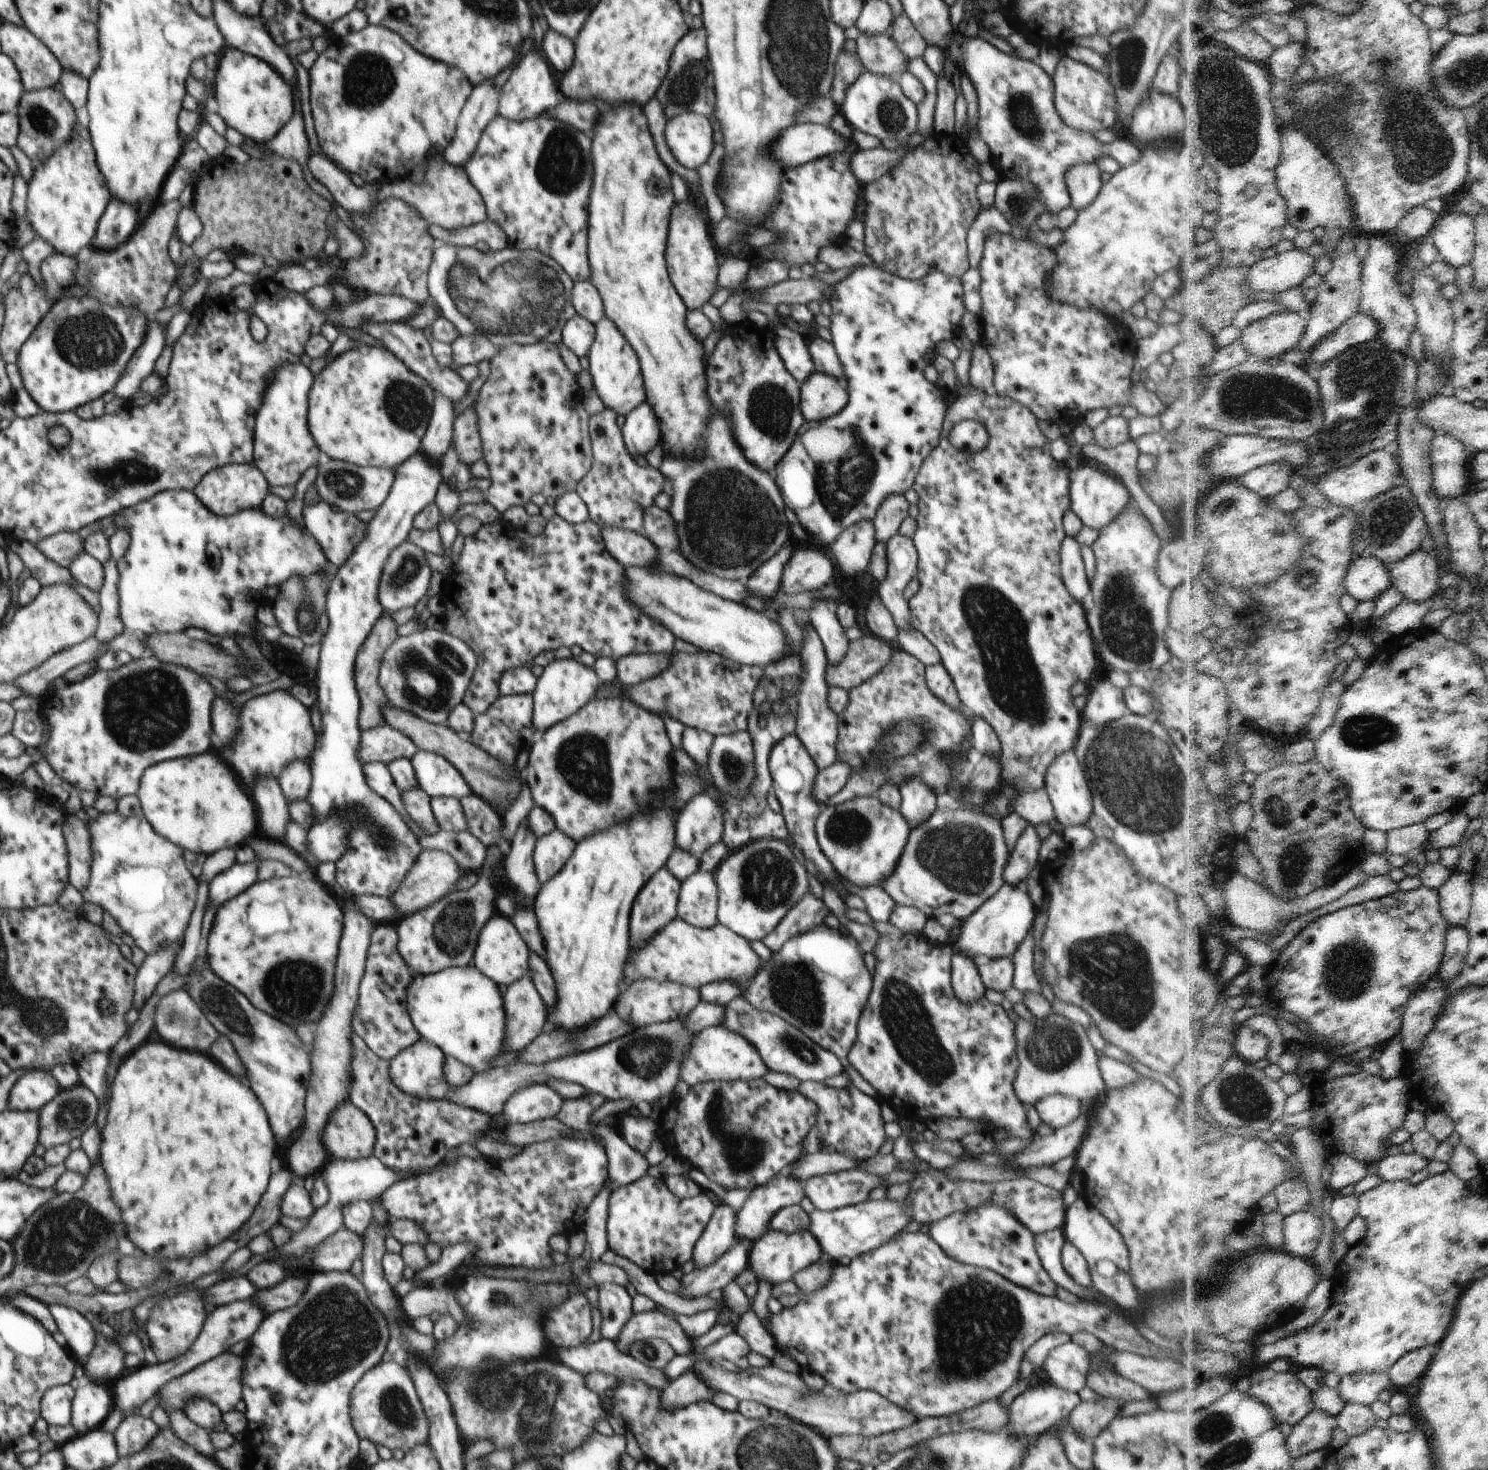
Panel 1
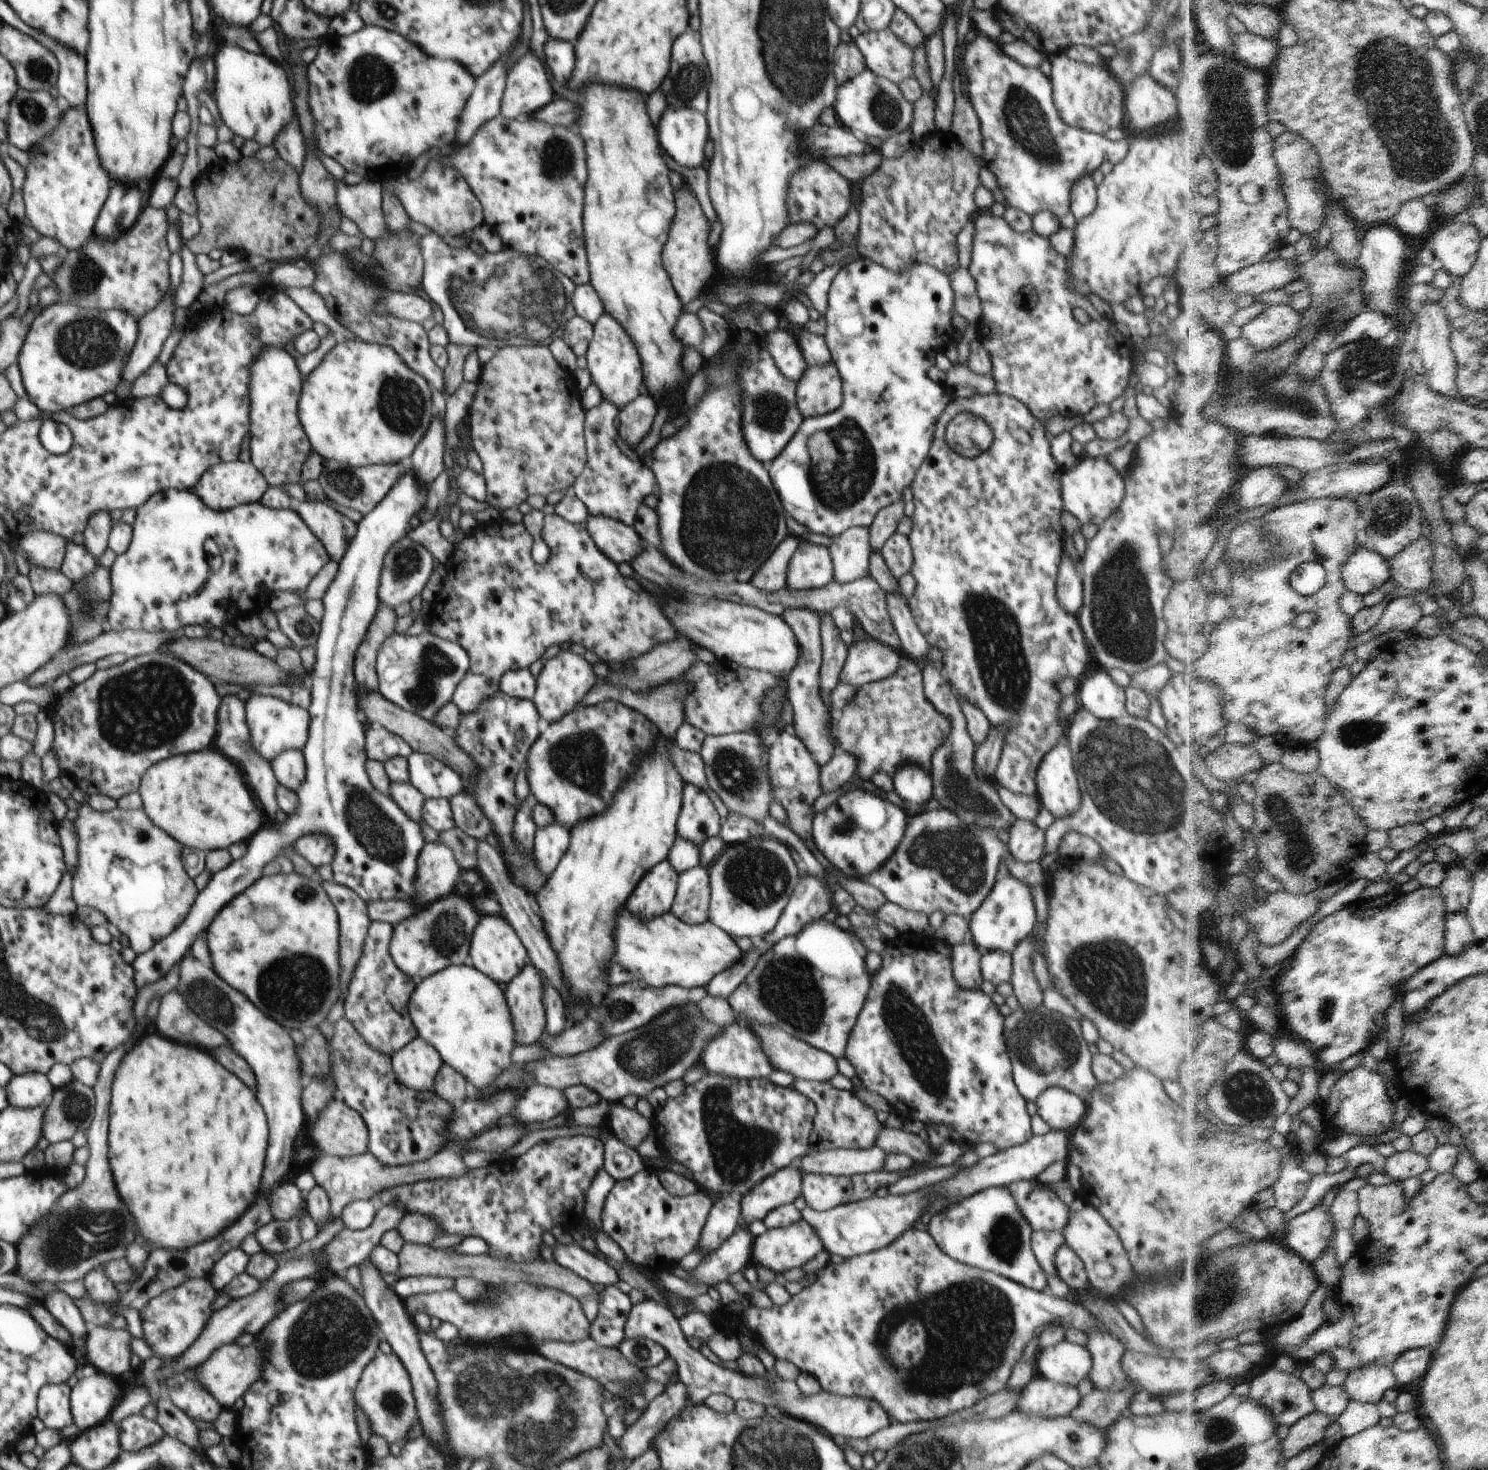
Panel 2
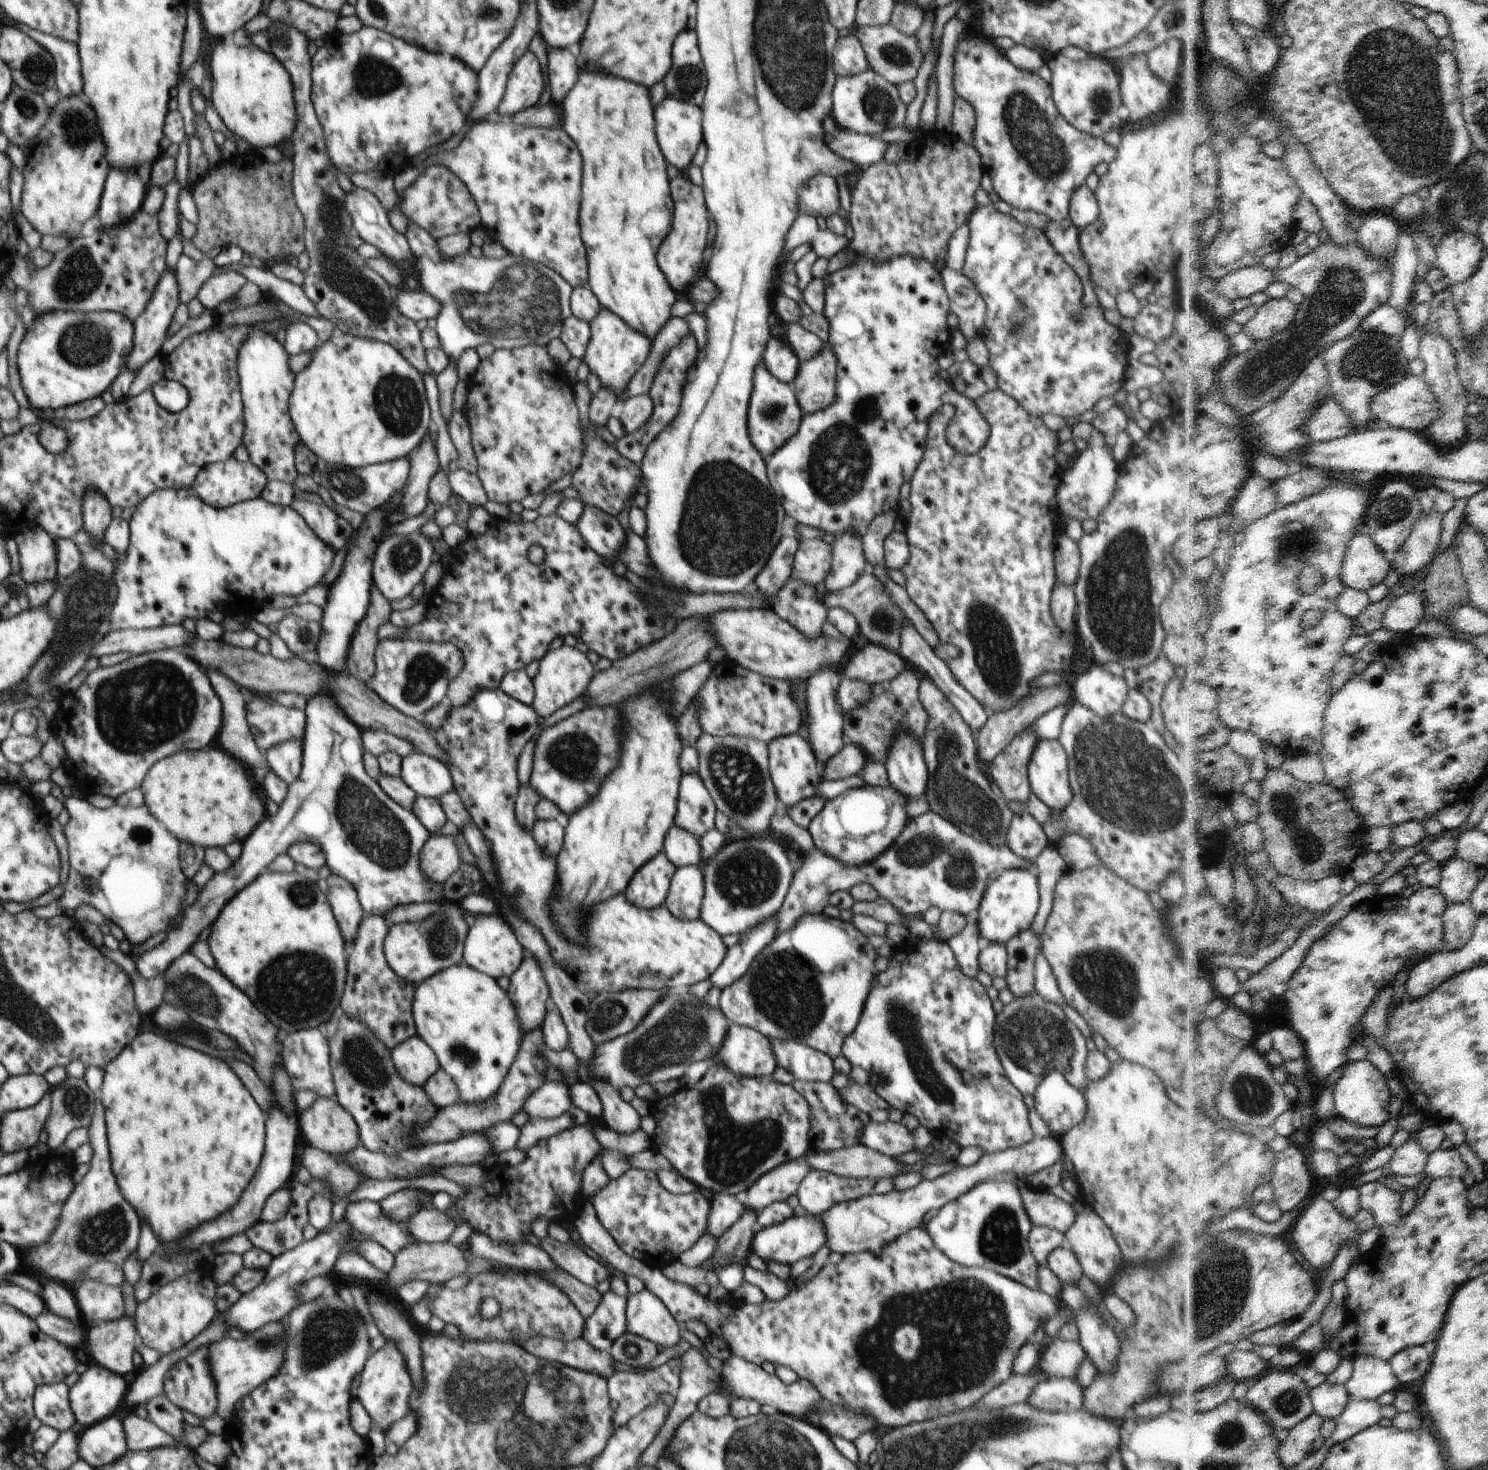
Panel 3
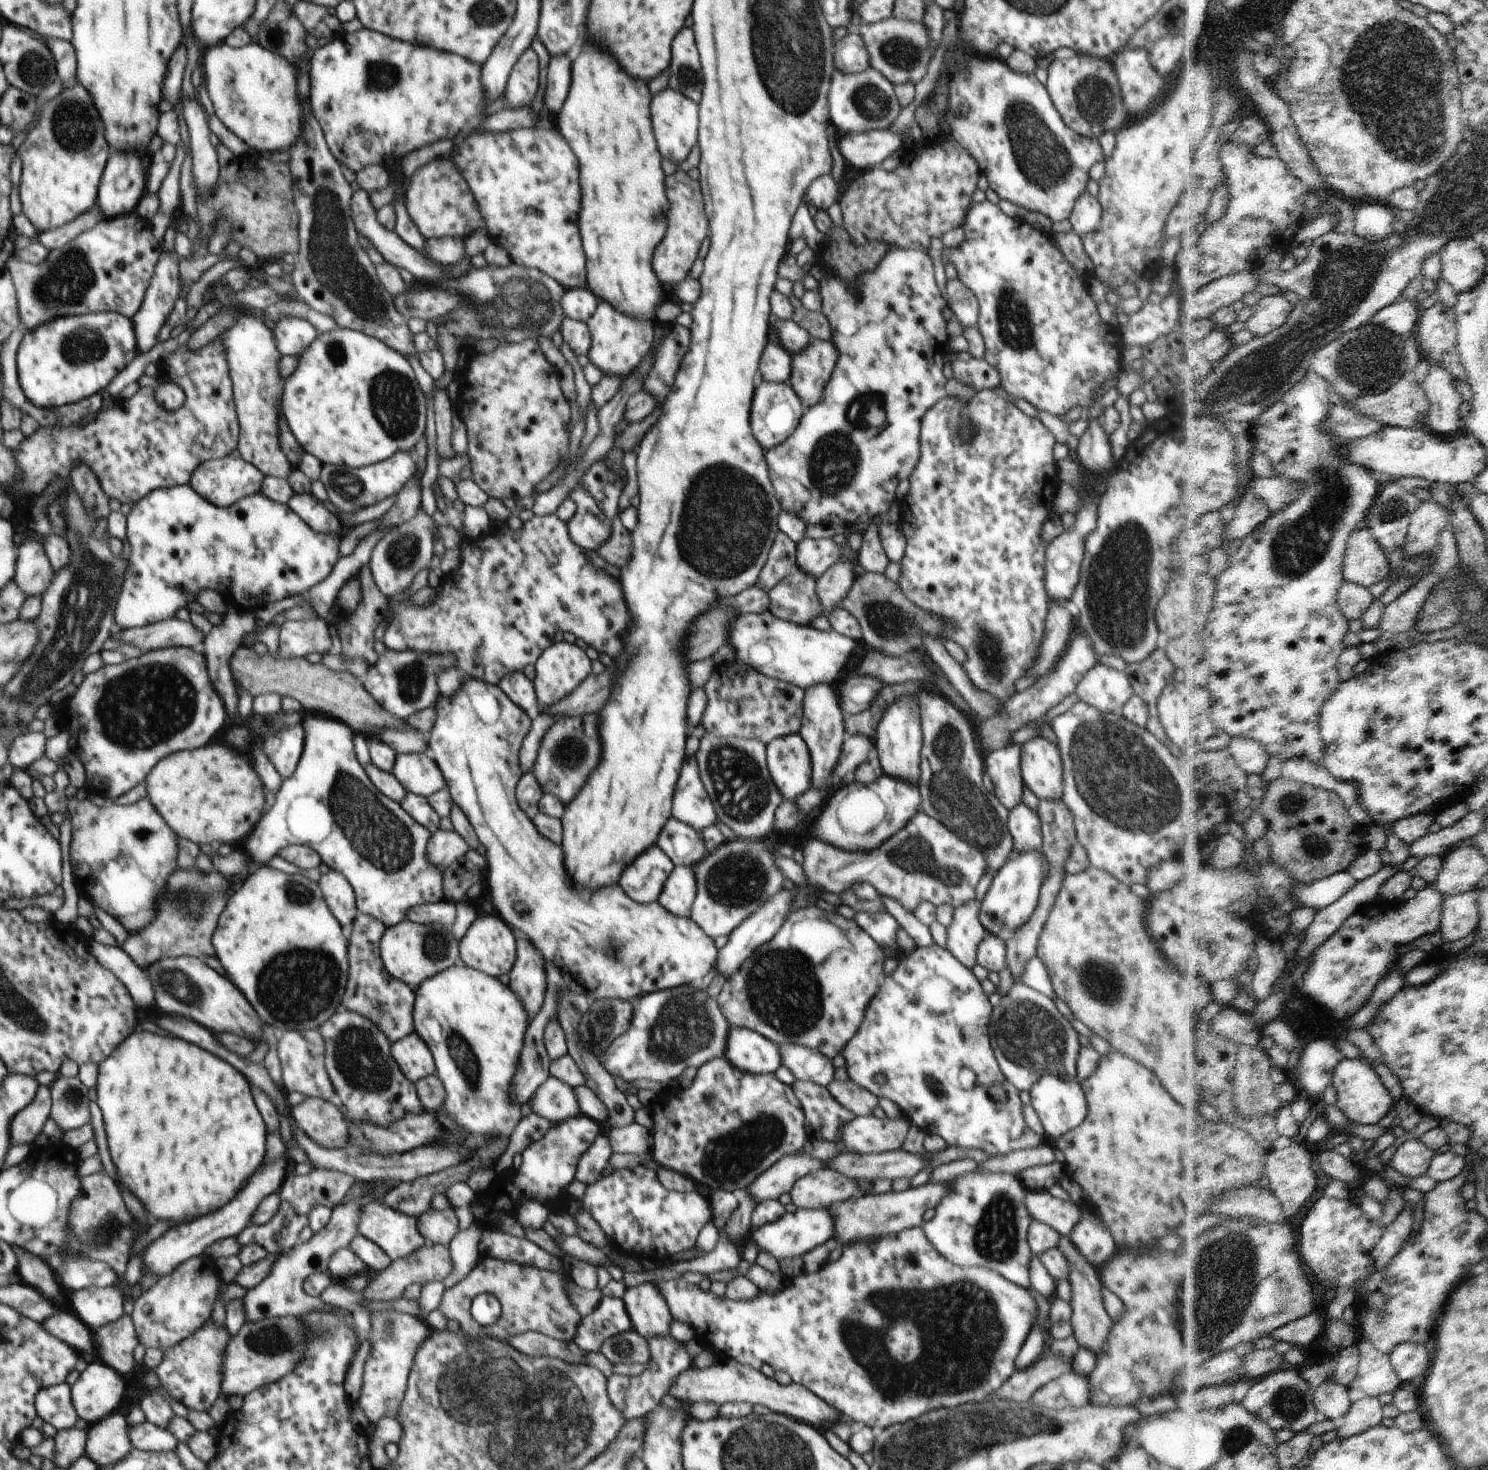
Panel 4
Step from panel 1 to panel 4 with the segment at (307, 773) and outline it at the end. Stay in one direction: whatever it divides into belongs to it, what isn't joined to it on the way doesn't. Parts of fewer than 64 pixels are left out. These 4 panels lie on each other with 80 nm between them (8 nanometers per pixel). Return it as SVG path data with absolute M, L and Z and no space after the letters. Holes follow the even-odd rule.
M300 725L281 729L262 742L261 750L283 779L294 774L304 746L305 730Z

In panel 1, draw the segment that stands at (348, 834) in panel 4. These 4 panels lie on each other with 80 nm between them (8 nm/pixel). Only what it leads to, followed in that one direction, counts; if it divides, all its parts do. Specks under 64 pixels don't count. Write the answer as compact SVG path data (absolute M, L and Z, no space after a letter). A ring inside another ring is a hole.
M420 452L414 453L414 456L394 468L395 477L388 498L377 508L377 514L373 520L367 523L365 536L359 545L353 550L348 560L337 568L325 602L324 611L329 618L329 627L320 642L322 650L316 670L317 680L314 685L322 713L323 727L322 732L317 735L317 742L310 756L312 757L310 766L312 784L306 800L309 805L312 805L317 822L331 817L332 813L338 817L346 817L347 821L351 822L349 845L345 853L335 862L337 868L335 877L338 886L352 895L371 894L390 898L422 851L417 836L404 822L402 815L385 798L376 794L366 782L363 765L357 757L362 734L359 727L361 700L356 690L354 667L358 649L368 638L376 621L384 614L379 601L379 586L388 555L400 543L408 540L413 529L414 516L422 512L428 504L435 502L435 496L443 482L440 468L441 464L435 463ZM258 856L252 863L234 863L227 871L220 873L209 882L209 900L214 904L223 902L238 896L249 889L257 881L257 866L260 860ZM178 941L169 943L161 951L147 955L144 963L137 970L135 978L135 993L133 996L133 1008L140 1012L141 1008L157 989L157 984L173 969L178 953L176 946Z

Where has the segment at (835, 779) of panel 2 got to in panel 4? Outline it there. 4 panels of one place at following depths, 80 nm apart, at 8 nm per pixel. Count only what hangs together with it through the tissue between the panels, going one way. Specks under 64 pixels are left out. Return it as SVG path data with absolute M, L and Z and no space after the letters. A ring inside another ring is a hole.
M862 735L846 736L840 756L833 768L834 778L843 780L852 777L858 766L873 756L875 748L872 744L871 739Z

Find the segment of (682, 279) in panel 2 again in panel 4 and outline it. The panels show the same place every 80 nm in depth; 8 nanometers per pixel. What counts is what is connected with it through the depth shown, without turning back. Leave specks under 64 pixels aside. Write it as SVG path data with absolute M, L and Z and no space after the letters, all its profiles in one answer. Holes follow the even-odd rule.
M676 172L674 176L666 176L666 194L668 194L668 200L670 200L668 232L654 252L652 268L656 270L658 278L664 284L674 285L688 276L688 272L690 272L690 268L692 268L692 264L698 256L700 244L708 236L708 218L706 218L704 204L702 204L700 184L694 182L688 174Z

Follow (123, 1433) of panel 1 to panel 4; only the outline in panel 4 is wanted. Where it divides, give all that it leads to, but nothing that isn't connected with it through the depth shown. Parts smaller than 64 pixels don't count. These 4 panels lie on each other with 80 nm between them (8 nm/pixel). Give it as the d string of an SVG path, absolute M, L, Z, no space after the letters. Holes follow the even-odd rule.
M145 1421L127 1427L133 1448L148 1452L176 1451L179 1440L168 1430Z

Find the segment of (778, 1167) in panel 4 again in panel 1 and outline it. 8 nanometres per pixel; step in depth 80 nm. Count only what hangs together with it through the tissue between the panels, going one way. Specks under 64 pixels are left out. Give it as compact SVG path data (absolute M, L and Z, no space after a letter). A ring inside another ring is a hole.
M786 1171L774 1176L762 1186L757 1186L746 1199L743 1208L737 1212L735 1224L735 1237L737 1241L754 1242L763 1233L770 1230L769 1224L773 1216L784 1207L799 1205L805 1196L805 1190L800 1186L800 1181L790 1176Z

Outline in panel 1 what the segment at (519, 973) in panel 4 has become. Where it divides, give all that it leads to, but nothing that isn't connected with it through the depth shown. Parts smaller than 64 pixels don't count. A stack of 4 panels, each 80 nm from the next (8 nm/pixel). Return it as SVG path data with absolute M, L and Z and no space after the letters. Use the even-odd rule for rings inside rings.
M531 976L507 986L503 996L505 1010L505 1050L518 1053L528 1046L546 1024L546 1006Z

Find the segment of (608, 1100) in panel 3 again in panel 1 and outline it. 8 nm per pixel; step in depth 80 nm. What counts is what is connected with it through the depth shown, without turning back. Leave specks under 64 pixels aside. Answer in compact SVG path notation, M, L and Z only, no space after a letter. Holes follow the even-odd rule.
M651 1117L624 1118L620 1126L620 1134L628 1146L644 1155L650 1150L652 1141L657 1140L657 1128L658 1125Z

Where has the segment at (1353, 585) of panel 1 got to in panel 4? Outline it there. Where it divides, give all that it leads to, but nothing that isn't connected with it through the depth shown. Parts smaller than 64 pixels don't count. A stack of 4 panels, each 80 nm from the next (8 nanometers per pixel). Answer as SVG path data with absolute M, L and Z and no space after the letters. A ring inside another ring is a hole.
M1356 529L1347 550L1346 580L1370 588L1387 580L1392 567L1391 554L1379 543L1372 529Z

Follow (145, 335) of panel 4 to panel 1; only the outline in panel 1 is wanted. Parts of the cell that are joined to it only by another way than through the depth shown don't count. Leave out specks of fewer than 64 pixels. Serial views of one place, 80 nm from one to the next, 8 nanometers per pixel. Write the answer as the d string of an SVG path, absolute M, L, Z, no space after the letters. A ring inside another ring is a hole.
M156 319L149 320L142 346L132 355L114 387L115 396L124 398L127 405L130 405L134 393L140 392L145 378L154 372L154 363L165 348L165 338L165 328Z

